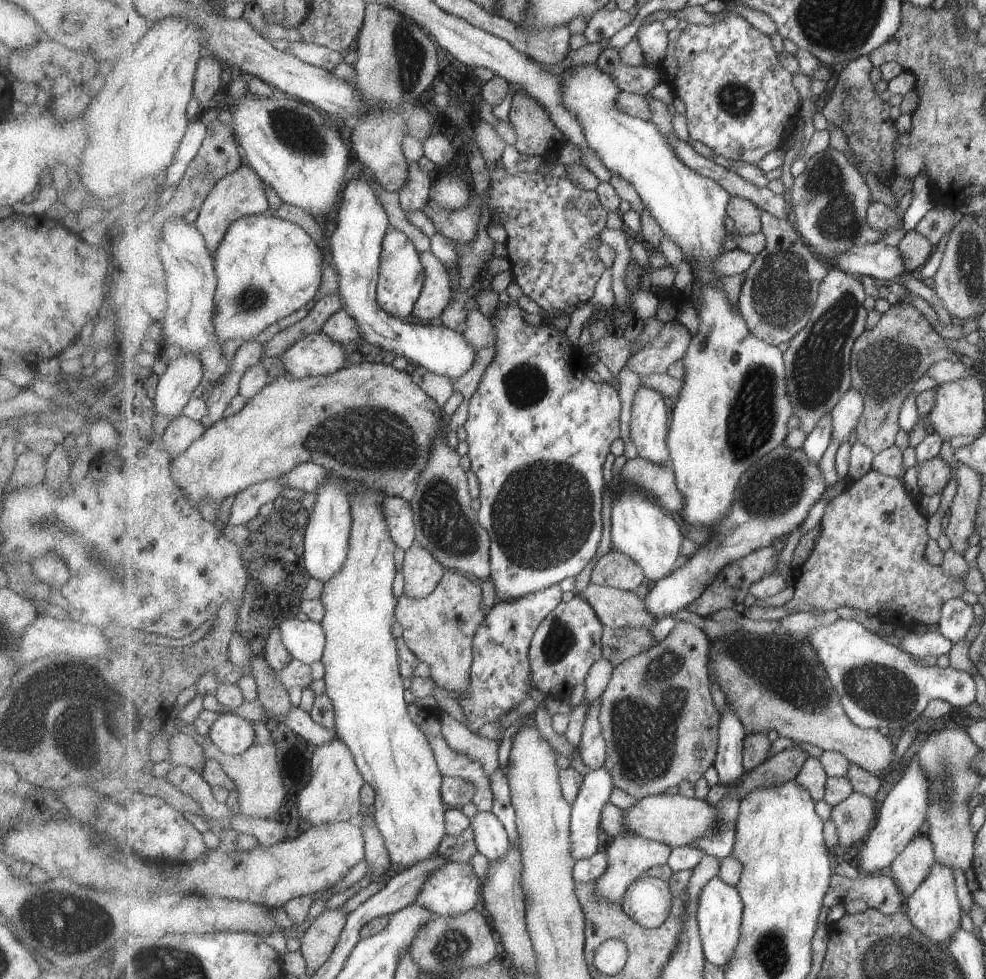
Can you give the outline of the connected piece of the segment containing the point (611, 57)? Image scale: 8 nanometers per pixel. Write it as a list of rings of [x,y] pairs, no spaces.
[[[614,47],[605,48],[602,51],[597,66],[617,82],[622,92],[647,96],[655,86],[664,82],[662,72],[658,67],[653,65],[627,66],[621,62],[619,50]]]

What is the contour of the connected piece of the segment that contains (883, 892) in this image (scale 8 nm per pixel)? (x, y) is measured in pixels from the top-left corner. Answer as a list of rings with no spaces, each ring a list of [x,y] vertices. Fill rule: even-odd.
[[[881,874],[859,875],[855,880],[838,876],[832,877],[832,884],[824,904],[830,908],[862,899],[868,907],[895,915],[905,909],[907,896],[900,892],[894,878]]]

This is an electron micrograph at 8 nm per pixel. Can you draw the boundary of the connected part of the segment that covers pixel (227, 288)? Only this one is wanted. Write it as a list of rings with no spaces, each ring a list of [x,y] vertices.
[[[273,214],[237,220],[215,252],[215,260],[220,282],[214,323],[221,344],[235,338],[254,341],[265,328],[313,301],[326,263],[323,250],[300,225]]]

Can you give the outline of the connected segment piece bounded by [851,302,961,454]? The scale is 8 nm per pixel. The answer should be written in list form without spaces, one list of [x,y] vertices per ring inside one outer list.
[[[907,302],[891,306],[874,328],[867,329],[857,338],[852,349],[852,386],[865,398],[864,414],[856,430],[857,442],[871,448],[876,454],[894,446],[895,438],[897,438],[899,430],[902,429],[900,415],[904,403],[911,396],[911,393],[914,393],[916,383],[924,378],[936,363],[946,359],[951,361],[961,359],[961,356],[948,348],[946,340],[923,316],[920,308],[920,306]]]

